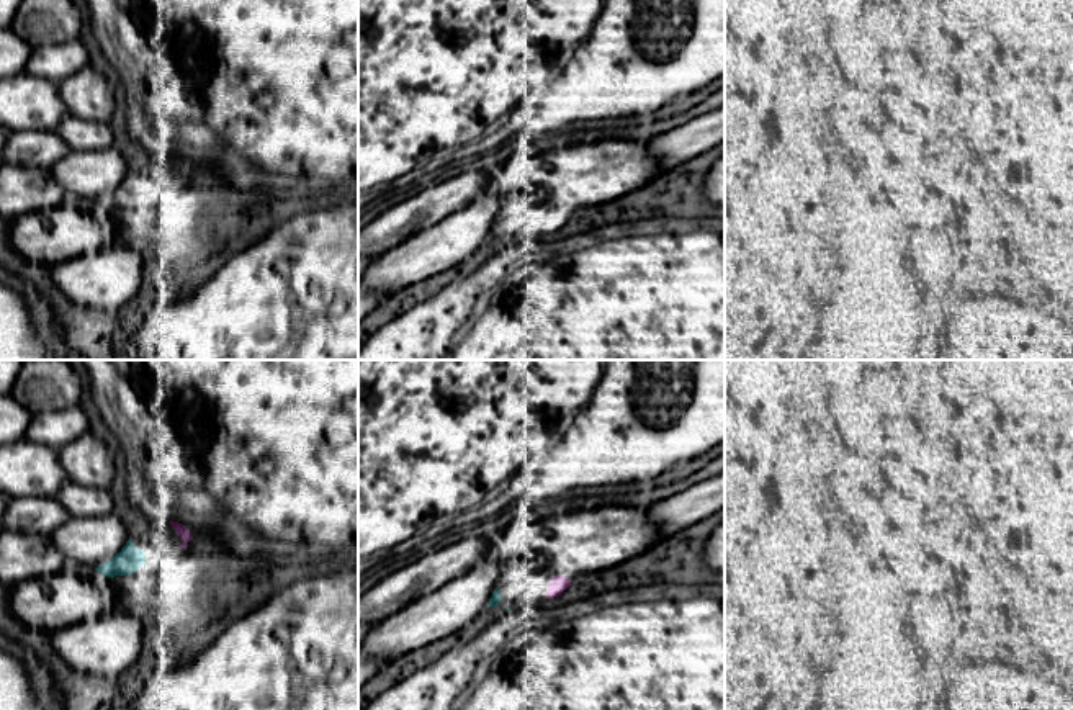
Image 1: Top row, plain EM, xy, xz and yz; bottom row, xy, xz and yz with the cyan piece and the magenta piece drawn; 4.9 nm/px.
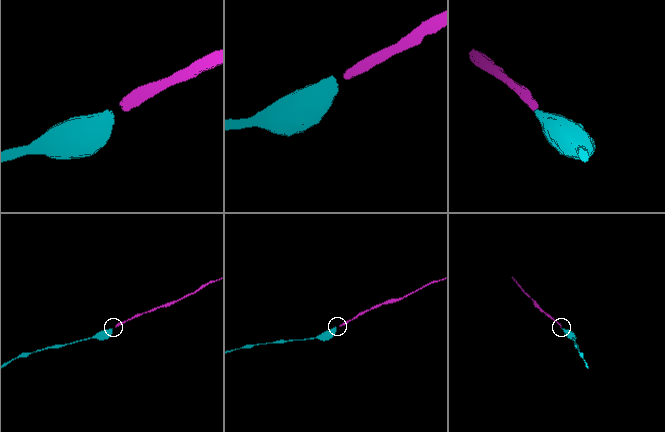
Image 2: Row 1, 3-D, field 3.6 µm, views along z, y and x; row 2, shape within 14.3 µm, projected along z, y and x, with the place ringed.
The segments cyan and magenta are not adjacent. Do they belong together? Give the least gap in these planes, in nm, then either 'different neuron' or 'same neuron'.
gap 180 nm; same neuron

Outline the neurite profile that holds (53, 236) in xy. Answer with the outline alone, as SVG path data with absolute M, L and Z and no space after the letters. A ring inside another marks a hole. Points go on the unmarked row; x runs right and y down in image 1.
M98 204L90 211L64 206L31 211L8 229L10 245L21 257L46 265L106 249L114 234L111 211Z

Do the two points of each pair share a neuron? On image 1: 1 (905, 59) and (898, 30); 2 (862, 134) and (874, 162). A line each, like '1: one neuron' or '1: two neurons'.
1: two neurons
2: one neuron

